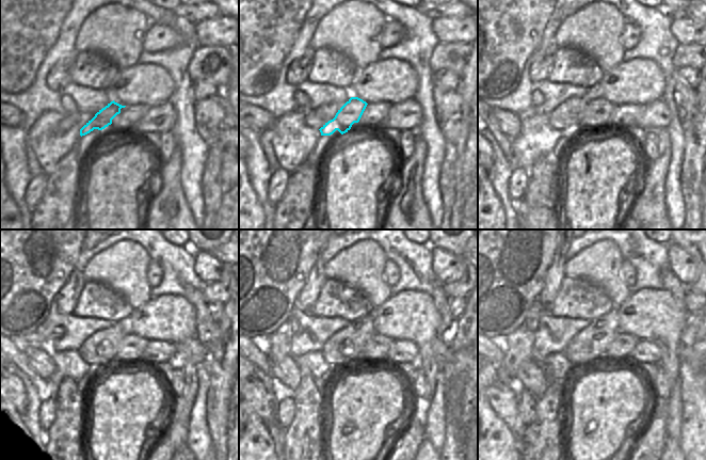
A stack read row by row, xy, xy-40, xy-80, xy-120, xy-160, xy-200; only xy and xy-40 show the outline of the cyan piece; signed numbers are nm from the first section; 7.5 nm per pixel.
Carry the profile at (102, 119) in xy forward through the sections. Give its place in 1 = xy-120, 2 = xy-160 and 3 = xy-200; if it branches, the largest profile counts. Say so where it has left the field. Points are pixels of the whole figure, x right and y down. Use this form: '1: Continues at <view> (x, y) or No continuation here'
1: Continues at xy-120 (132, 346)
2: Continues at xy-160 (375, 350)
3: Continues at xy-200 (623, 344)

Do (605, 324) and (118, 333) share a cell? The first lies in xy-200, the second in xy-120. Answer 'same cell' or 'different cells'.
same cell

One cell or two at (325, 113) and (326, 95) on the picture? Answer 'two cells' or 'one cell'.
two cells

